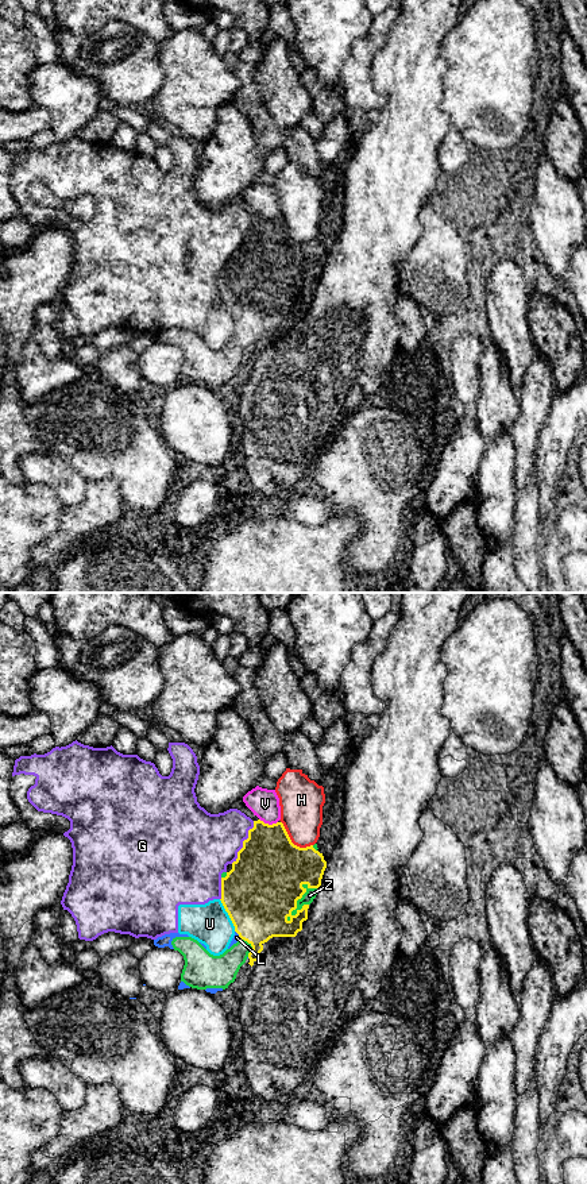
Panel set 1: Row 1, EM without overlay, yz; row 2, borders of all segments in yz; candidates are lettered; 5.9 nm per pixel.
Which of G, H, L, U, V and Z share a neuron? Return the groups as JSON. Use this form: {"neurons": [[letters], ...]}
{"neurons": [["G", "U"], ["H"], ["L"], ["V"], ["Z"]]}

